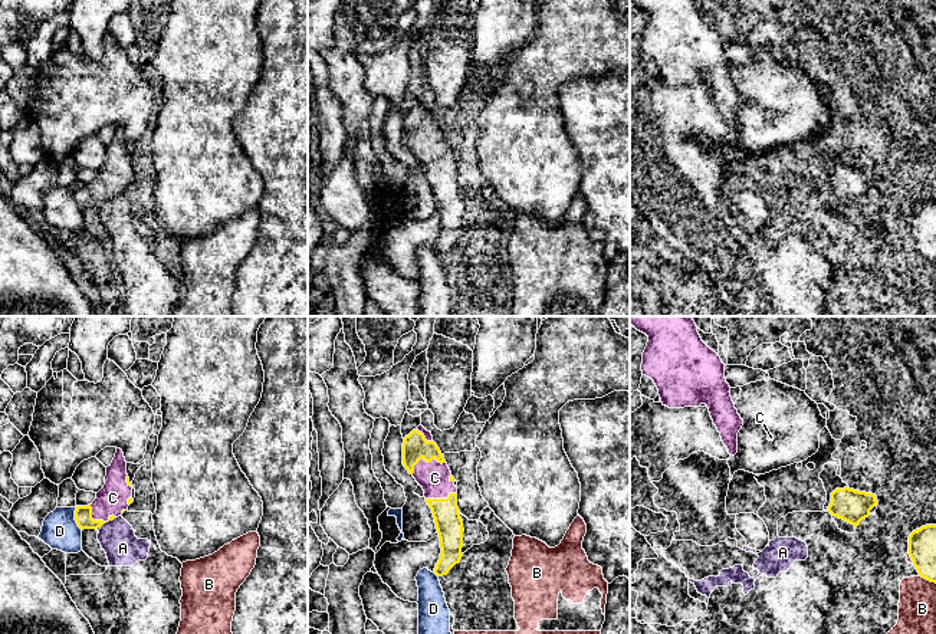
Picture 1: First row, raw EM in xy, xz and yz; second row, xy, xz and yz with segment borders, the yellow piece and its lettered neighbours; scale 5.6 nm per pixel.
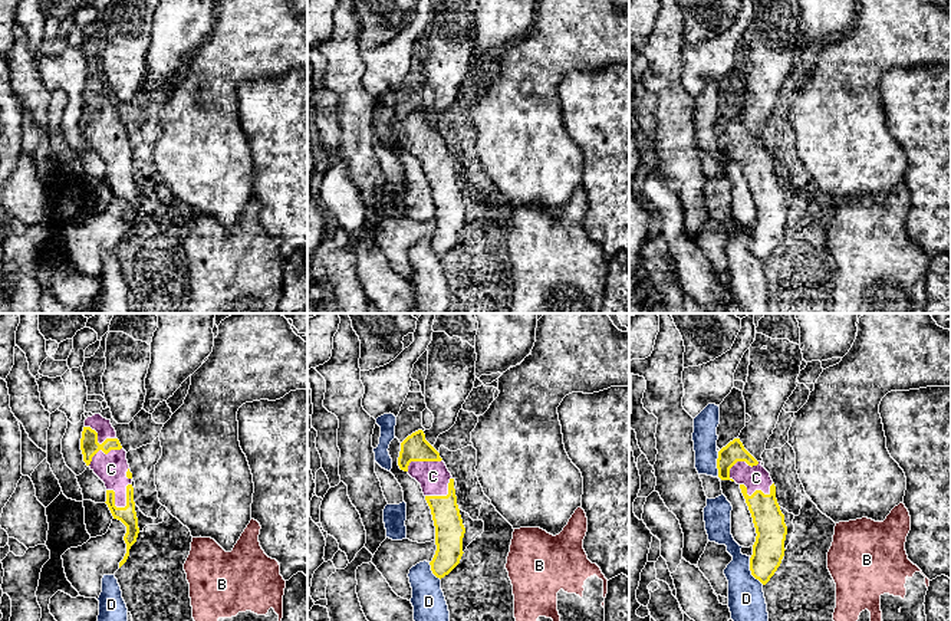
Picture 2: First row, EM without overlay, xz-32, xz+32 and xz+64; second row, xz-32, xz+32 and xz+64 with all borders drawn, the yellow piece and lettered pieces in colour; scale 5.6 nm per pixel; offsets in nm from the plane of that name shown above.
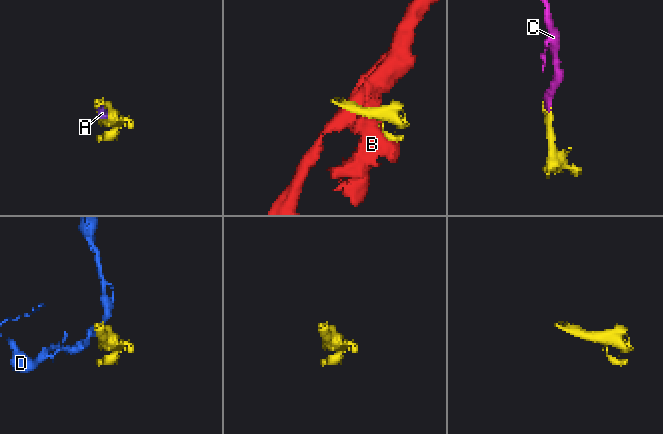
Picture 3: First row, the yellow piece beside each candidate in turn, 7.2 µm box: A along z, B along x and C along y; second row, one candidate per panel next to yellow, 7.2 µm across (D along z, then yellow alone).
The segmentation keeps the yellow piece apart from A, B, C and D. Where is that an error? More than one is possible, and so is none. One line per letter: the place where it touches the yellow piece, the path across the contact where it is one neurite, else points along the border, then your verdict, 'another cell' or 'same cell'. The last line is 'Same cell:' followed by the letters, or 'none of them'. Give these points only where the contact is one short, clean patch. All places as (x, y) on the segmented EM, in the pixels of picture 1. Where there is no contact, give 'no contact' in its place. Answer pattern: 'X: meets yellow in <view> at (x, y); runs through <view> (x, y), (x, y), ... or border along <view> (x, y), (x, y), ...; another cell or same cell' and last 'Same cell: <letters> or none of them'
A: meets yellow in xy at (105, 522); border along xy (115, 518), (99, 526); another cell
B: meets yellow in yz at (928, 580); another cell
C: meets yellow in xy at (98, 521); same cell
D: meets yellow in xy at (75, 519); another cell
Same cell: C

